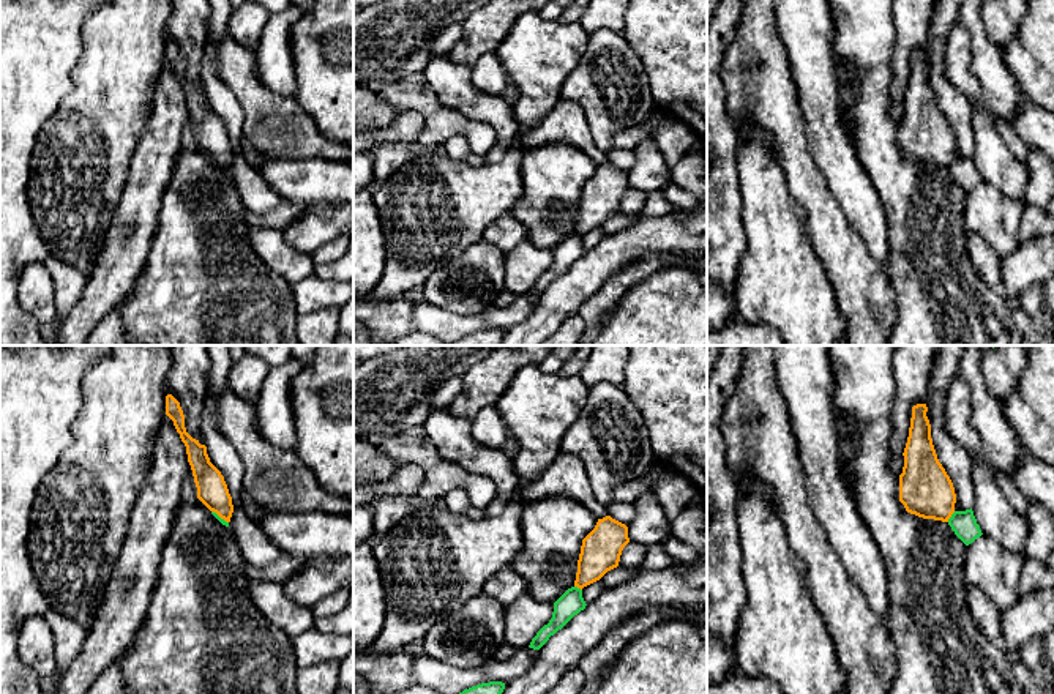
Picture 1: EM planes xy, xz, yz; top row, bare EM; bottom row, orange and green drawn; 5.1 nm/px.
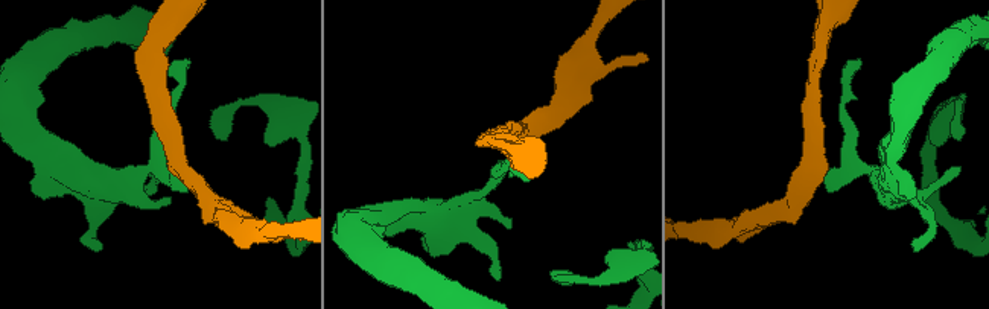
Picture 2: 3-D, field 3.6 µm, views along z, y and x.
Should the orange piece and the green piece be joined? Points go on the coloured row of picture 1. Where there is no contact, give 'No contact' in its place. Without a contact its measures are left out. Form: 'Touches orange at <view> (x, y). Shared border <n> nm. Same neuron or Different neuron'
Touches orange at yz (950, 516). Shared border 70 nm. Different neuron

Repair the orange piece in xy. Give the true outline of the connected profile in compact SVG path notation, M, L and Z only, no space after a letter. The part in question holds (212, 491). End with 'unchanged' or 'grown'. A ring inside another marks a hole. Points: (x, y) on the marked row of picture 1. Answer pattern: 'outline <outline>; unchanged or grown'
outline M166 396L166 415L174 421L181 442L186 446L188 462L197 487L197 498L226 522L230 522L234 505L221 472L210 462L207 446L192 438L185 427L185 415L180 402Z; unchanged

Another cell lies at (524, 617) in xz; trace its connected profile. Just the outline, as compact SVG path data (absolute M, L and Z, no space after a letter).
M529 593L519 595L505 607L505 644L529 647L536 632L552 618L554 604L538 601Z

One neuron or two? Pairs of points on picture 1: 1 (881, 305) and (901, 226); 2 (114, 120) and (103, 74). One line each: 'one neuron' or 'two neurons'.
1: two neurons
2: one neuron

